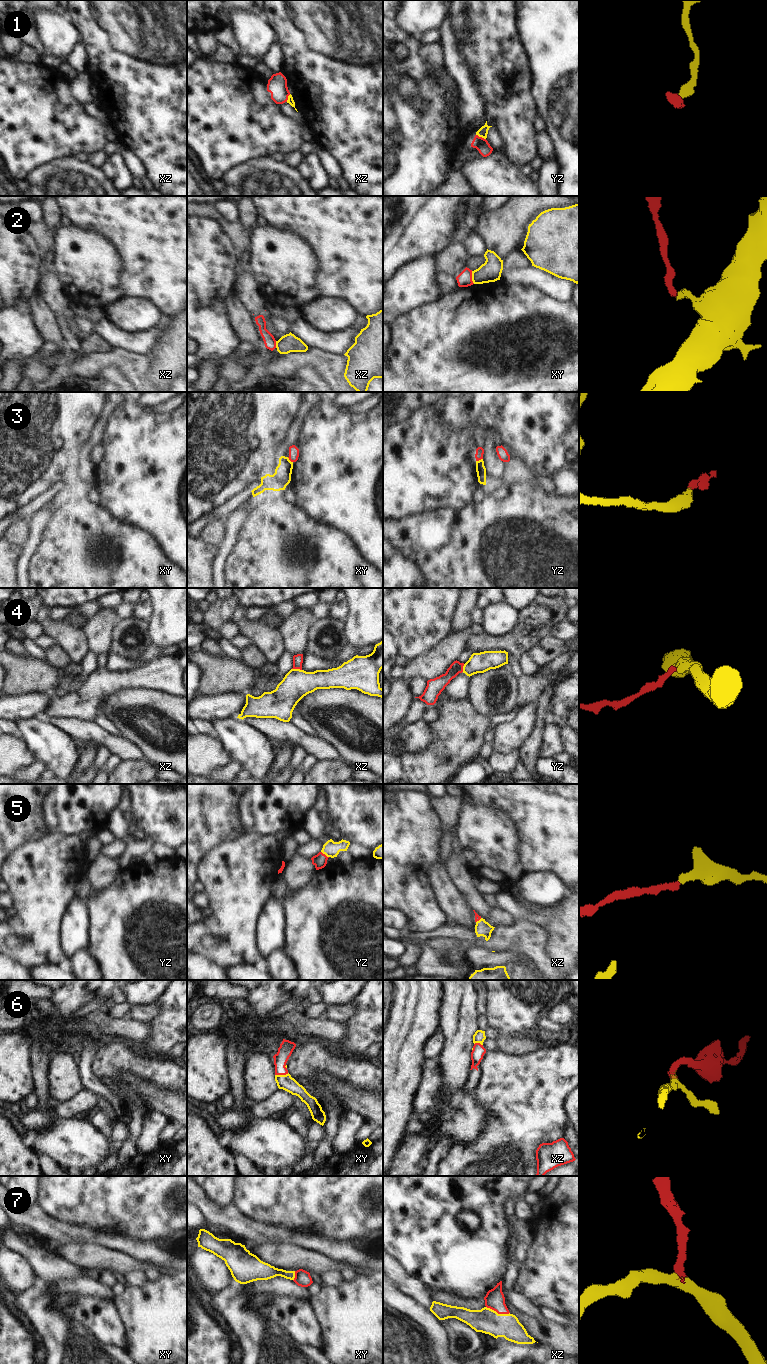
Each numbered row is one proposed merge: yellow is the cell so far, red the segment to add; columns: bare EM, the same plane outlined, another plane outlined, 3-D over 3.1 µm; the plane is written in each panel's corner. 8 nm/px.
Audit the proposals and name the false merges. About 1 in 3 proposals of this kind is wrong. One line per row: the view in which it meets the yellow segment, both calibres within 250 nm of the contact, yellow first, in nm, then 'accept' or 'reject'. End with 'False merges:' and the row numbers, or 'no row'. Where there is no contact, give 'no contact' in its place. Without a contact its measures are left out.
1: yz | 80/110 nm | accept
2: xy | 170/120 nm | reject
3: yz | 80/60 nm | reject
4: xz | 240/80 nm | accept
5: yz | 130/110 nm | accept
6: xy | 120/120 nm | accept
7: xz | 200/160 nm | accept
False merges: 2, 3

